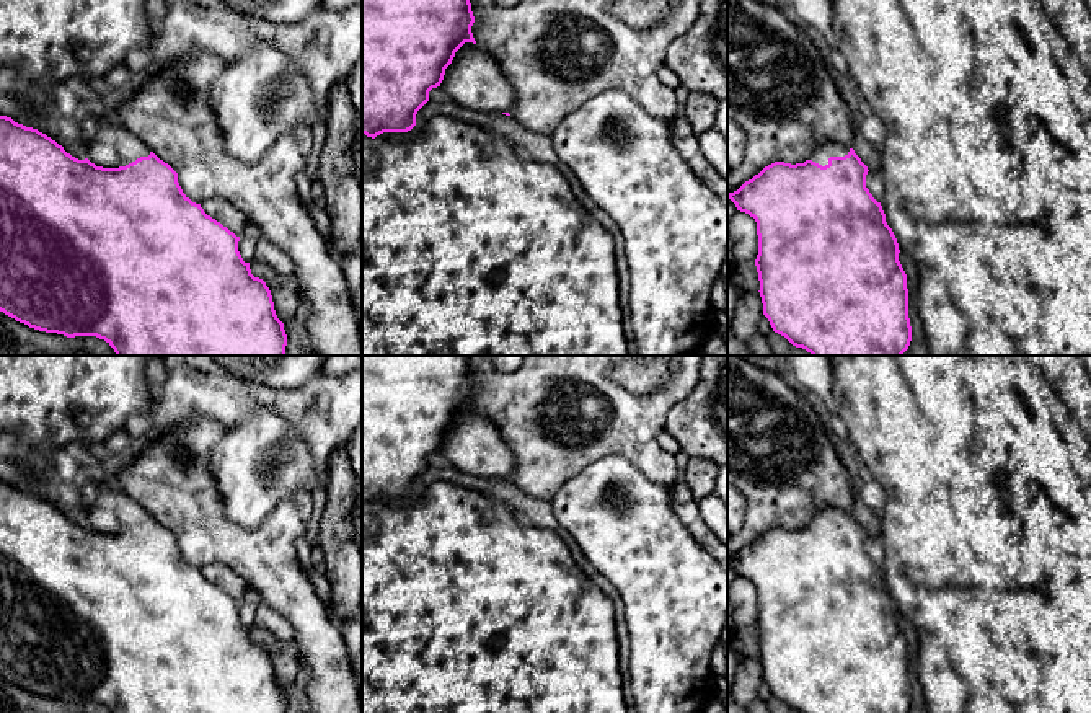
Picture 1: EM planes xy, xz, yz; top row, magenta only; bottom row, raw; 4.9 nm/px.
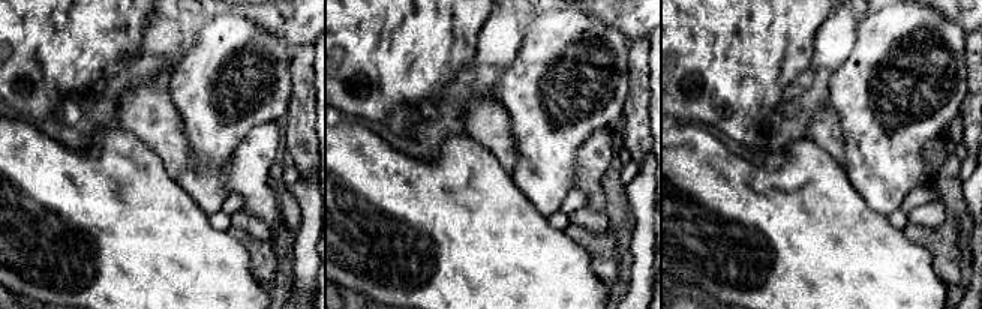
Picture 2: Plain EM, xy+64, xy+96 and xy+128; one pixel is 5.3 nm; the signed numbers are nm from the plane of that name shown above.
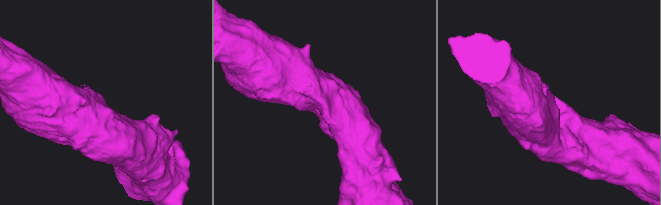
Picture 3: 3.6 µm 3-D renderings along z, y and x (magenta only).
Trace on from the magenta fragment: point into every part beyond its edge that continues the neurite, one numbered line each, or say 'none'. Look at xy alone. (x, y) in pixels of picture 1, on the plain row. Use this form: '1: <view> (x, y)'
1: xy (113, 511)

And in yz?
1: yz (829, 514)

